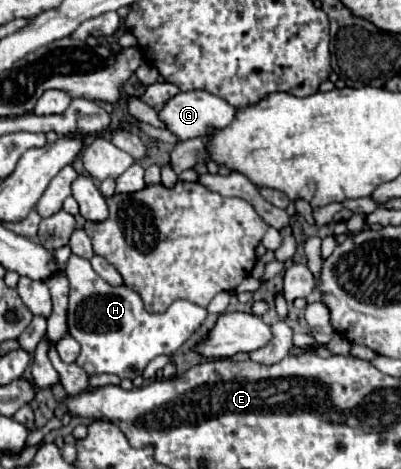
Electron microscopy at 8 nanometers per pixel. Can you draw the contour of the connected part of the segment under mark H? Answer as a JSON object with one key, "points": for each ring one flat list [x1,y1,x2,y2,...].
{"points":[[71,255,67,265,65,265,65,275,71,285,71,295,69,295,69,333,81,343,81,353,77,357,77,365,87,373,87,375,101,375,101,373,113,373,119,379,135,379,137,375,143,373,147,363,155,359,157,355,173,355,191,335,193,331,203,323,207,317,207,311,195,303,189,301,175,301,165,313,153,315,145,311,141,297,121,285,113,287,107,281,103,281,91,267,91,263,83,257]]}

